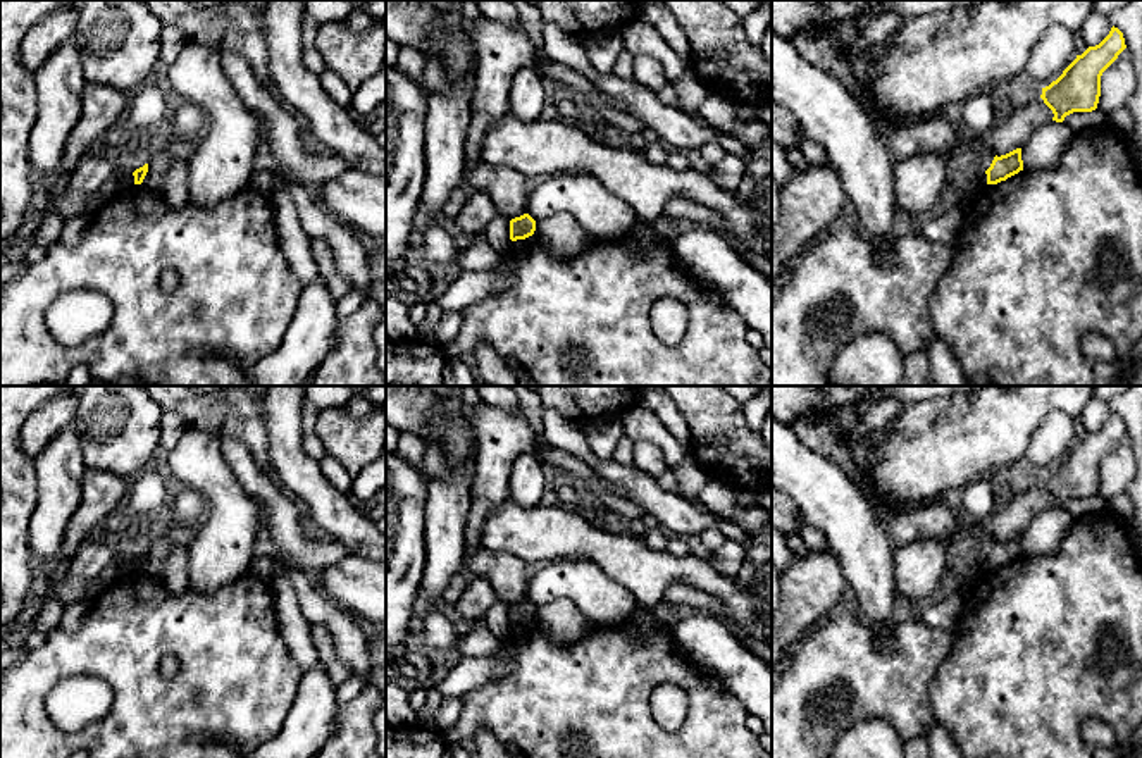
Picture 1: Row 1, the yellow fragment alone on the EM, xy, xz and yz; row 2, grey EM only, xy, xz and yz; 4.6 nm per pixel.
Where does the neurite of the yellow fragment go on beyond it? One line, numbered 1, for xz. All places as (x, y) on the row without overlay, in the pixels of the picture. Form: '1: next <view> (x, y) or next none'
1: next none

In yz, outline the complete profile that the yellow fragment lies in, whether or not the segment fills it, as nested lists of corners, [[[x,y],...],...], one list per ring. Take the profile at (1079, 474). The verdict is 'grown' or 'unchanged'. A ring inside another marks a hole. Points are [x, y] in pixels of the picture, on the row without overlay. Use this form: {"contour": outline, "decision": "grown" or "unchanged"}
{"contour": [[[1111,413],[1095,432],[1089,432],[1049,472],[1040,484],[1052,496],[1052,506],[1063,508],[1073,498],[1092,498],[1101,482],[1101,462],[1126,434],[1123,419]]], "decision": "unchanged"}

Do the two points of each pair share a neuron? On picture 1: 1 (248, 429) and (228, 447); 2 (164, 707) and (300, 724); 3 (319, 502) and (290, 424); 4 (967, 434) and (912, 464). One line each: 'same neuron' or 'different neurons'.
1: different neurons
2: different neurons
3: same neuron
4: same neuron

